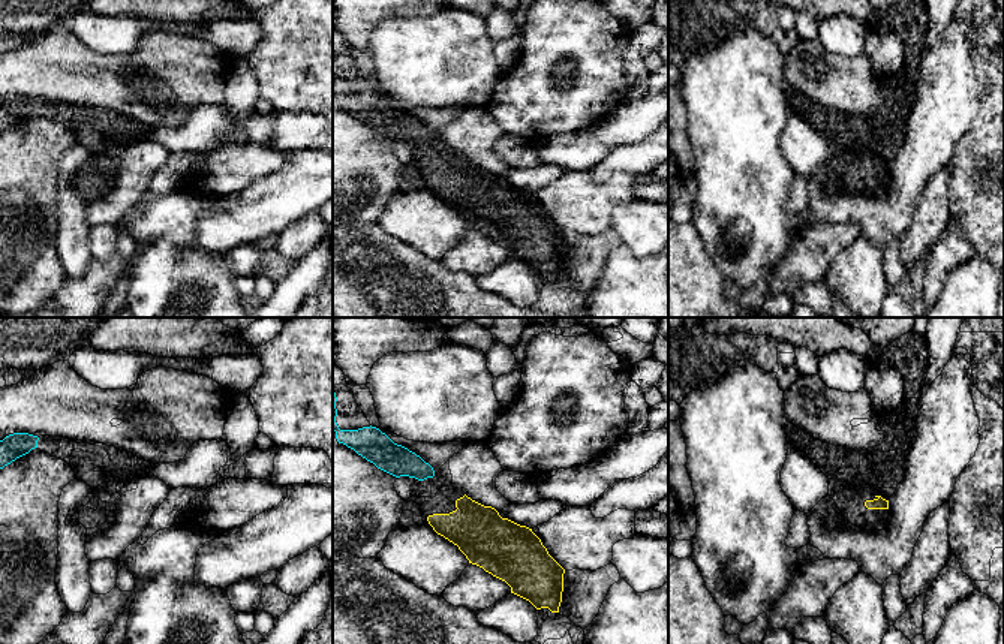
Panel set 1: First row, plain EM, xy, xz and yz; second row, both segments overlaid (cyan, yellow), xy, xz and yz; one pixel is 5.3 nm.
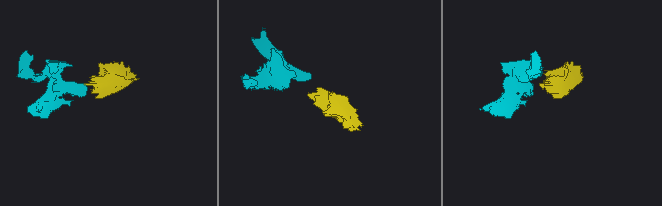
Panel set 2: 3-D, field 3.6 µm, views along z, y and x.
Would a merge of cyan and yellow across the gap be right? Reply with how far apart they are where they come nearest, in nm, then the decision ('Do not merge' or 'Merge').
Distance 180 nm. Merge

